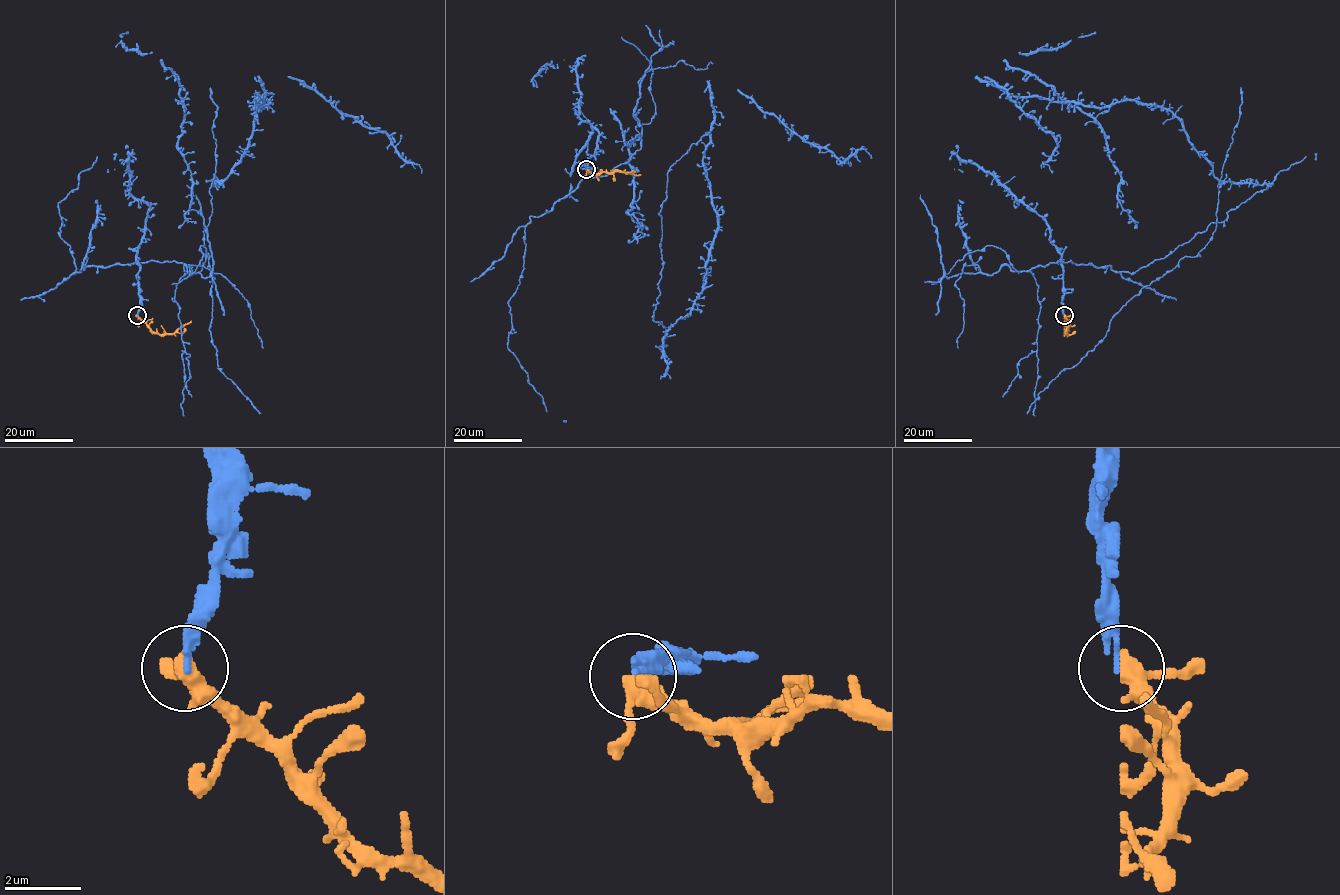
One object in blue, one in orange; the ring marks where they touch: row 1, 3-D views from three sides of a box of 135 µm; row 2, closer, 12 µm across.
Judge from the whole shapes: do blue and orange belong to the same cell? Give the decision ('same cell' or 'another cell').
same cell

